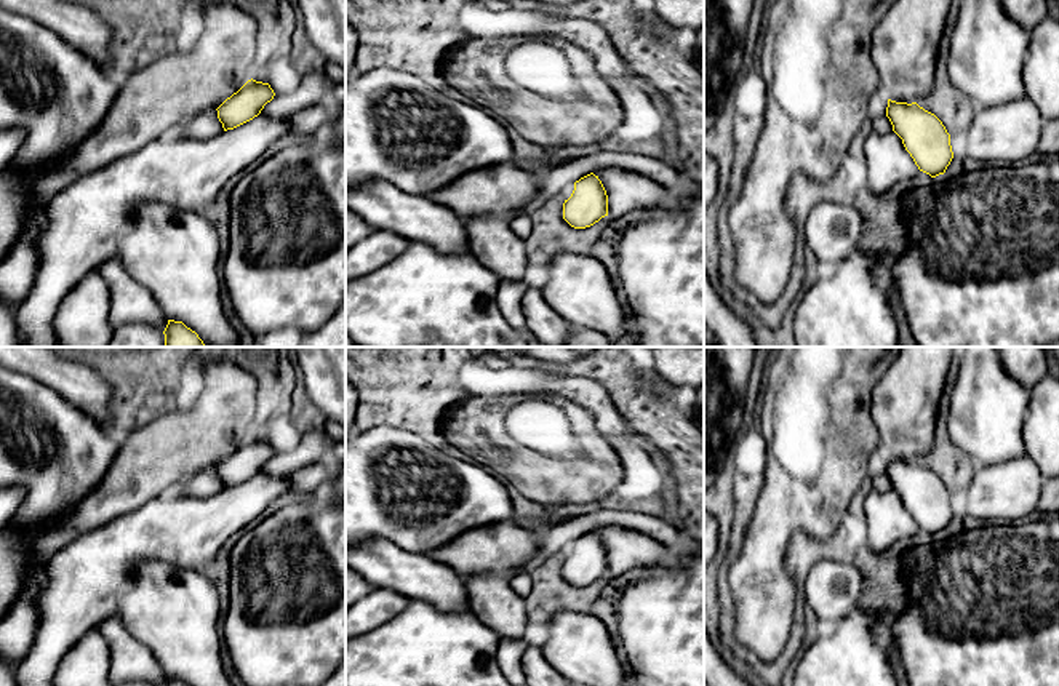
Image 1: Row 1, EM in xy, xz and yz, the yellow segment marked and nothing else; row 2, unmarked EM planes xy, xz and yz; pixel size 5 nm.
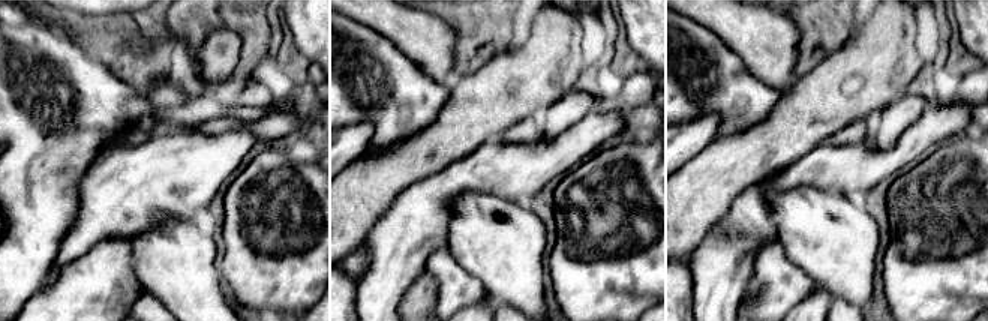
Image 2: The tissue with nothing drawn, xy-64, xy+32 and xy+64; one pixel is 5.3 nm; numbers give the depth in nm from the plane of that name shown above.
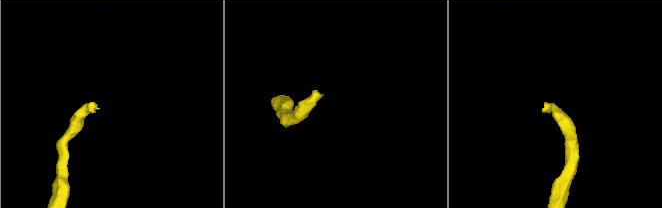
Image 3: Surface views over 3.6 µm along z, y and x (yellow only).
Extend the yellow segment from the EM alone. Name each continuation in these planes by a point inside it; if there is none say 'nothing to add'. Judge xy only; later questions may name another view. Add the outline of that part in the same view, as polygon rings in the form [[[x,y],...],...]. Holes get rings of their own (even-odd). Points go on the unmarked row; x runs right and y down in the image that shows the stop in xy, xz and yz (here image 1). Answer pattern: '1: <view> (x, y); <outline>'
nothing to add

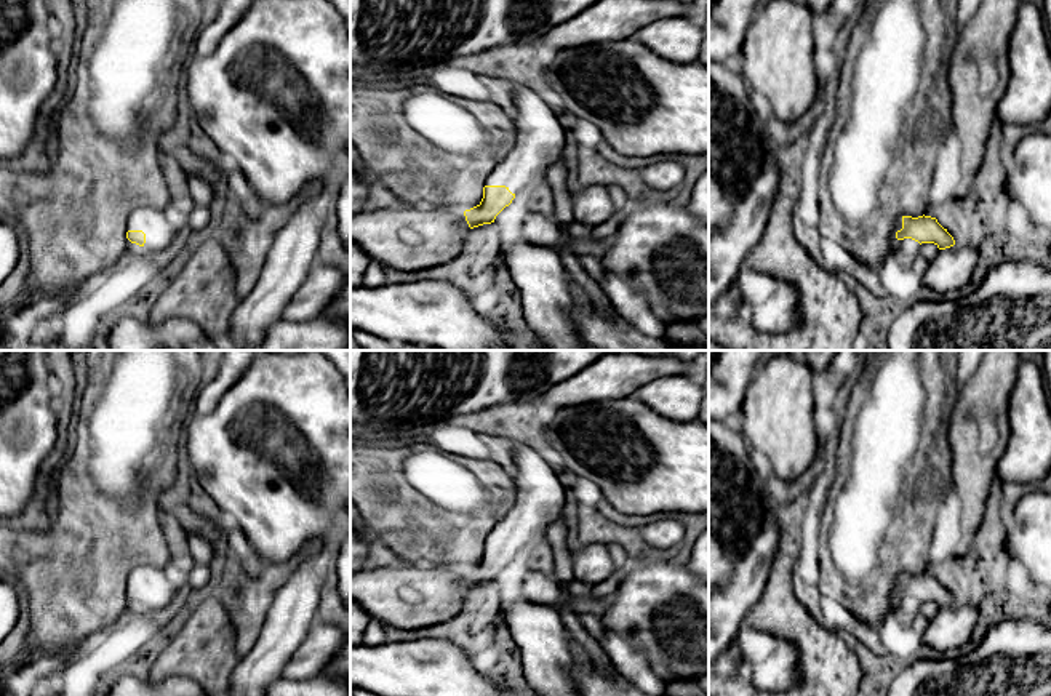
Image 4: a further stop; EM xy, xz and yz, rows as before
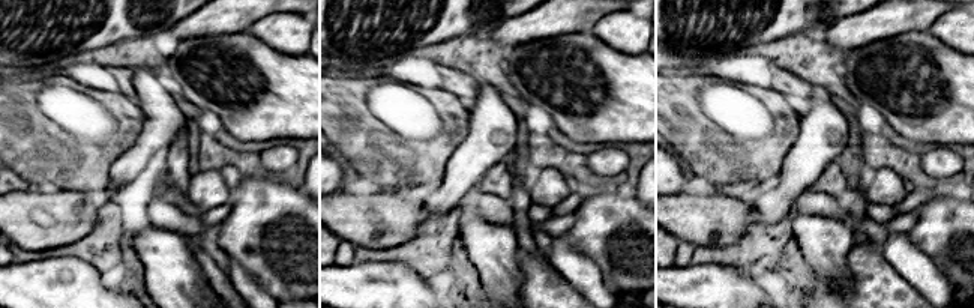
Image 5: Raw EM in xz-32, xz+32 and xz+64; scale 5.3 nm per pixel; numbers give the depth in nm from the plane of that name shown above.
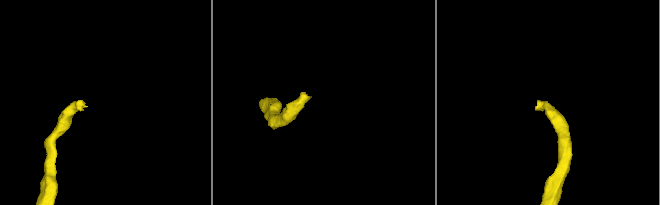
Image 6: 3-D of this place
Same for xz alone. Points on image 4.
1: xz (539, 496); [[[515,445],[514,459],[514,506],[496,523],[485,544],[506,544],[518,554],[528,541],[541,538],[558,518],[566,490],[534,448]]]

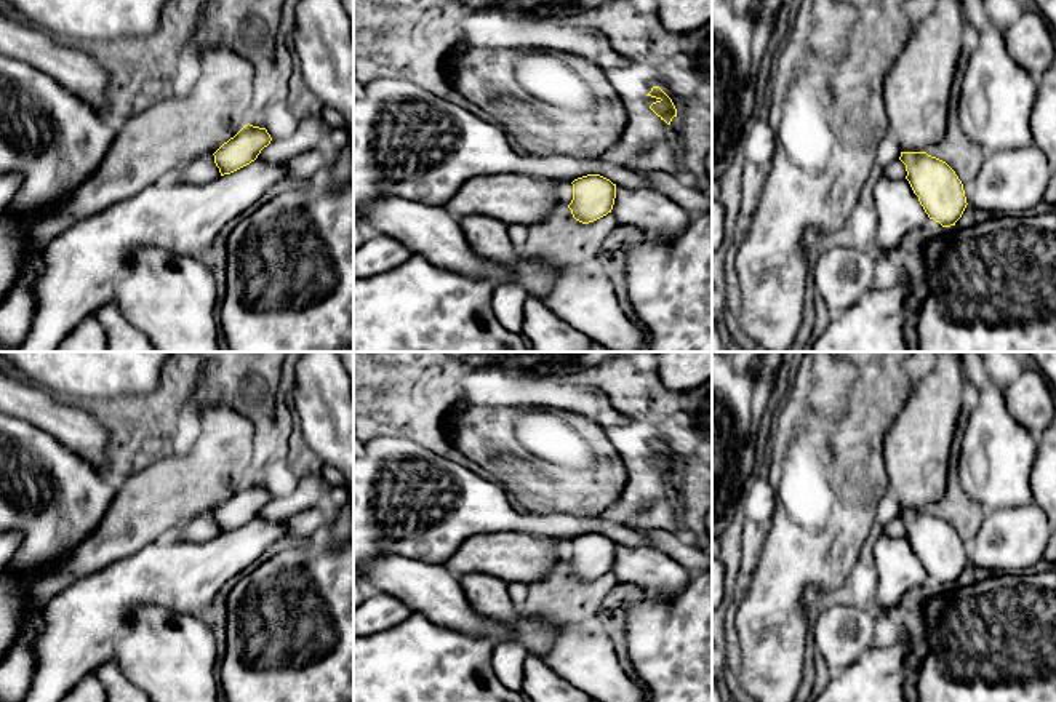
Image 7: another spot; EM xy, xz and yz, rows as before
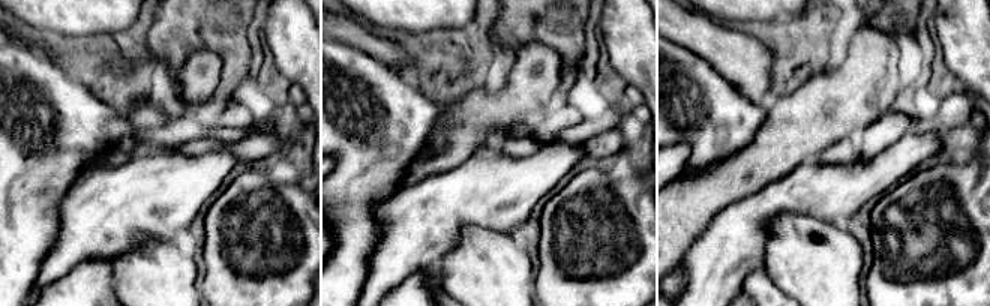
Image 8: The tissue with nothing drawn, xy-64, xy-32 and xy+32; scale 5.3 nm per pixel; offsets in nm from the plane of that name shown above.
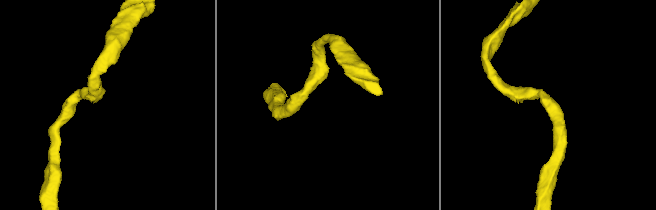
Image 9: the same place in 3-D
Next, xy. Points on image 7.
nothing to add

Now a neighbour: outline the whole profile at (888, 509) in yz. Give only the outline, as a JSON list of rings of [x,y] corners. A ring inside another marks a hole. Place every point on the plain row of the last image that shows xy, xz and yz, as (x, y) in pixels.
[[[888,493],[877,507],[875,521],[885,526],[888,521],[898,518],[901,510],[898,499]]]

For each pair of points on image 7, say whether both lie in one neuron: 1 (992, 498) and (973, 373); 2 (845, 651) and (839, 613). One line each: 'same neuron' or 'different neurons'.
1: same neuron
2: same neuron

